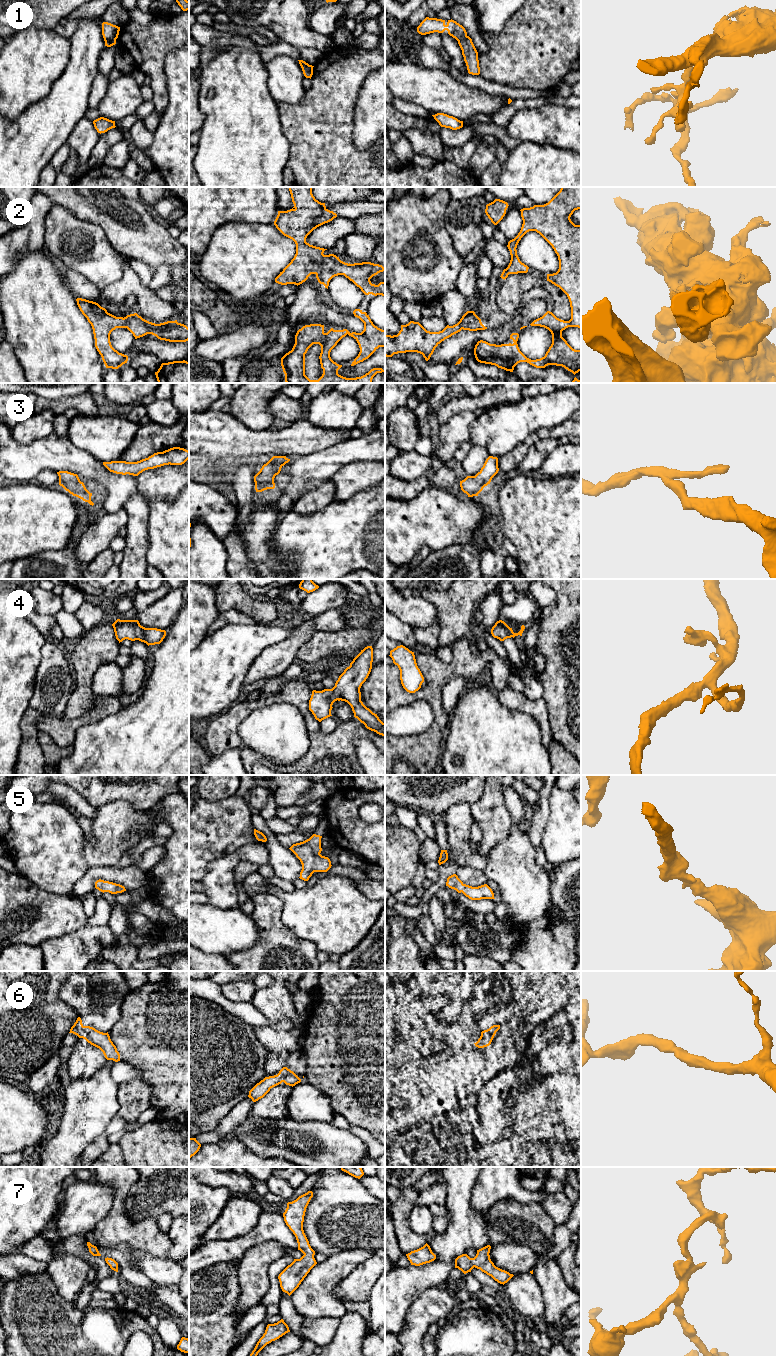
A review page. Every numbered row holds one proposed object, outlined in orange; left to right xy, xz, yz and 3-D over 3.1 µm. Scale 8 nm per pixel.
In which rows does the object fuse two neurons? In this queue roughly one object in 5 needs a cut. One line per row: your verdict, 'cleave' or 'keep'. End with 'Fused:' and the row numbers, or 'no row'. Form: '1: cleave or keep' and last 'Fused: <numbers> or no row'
1: cleave
2: keep
3: keep
4: keep
5: keep
6: keep
7: keep
Fused: 1

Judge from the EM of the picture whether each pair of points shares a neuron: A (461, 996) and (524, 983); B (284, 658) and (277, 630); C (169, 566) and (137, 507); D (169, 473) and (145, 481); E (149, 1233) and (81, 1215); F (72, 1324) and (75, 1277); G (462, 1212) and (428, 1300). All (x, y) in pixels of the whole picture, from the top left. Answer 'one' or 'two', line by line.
A: two
B: two
C: two
D: one
E: two
F: two
G: two

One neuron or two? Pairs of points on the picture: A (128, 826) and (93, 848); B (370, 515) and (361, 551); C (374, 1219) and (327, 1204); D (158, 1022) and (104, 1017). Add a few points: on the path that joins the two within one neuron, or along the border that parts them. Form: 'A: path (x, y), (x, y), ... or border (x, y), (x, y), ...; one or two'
A: path (119, 830), (102, 847); one
B: path (370, 524), (370, 528), (361, 537), (361, 542); one
C: path (362, 1219), (339, 1215); one
D: border (122, 1004), (119, 1019), (107, 1031); two

